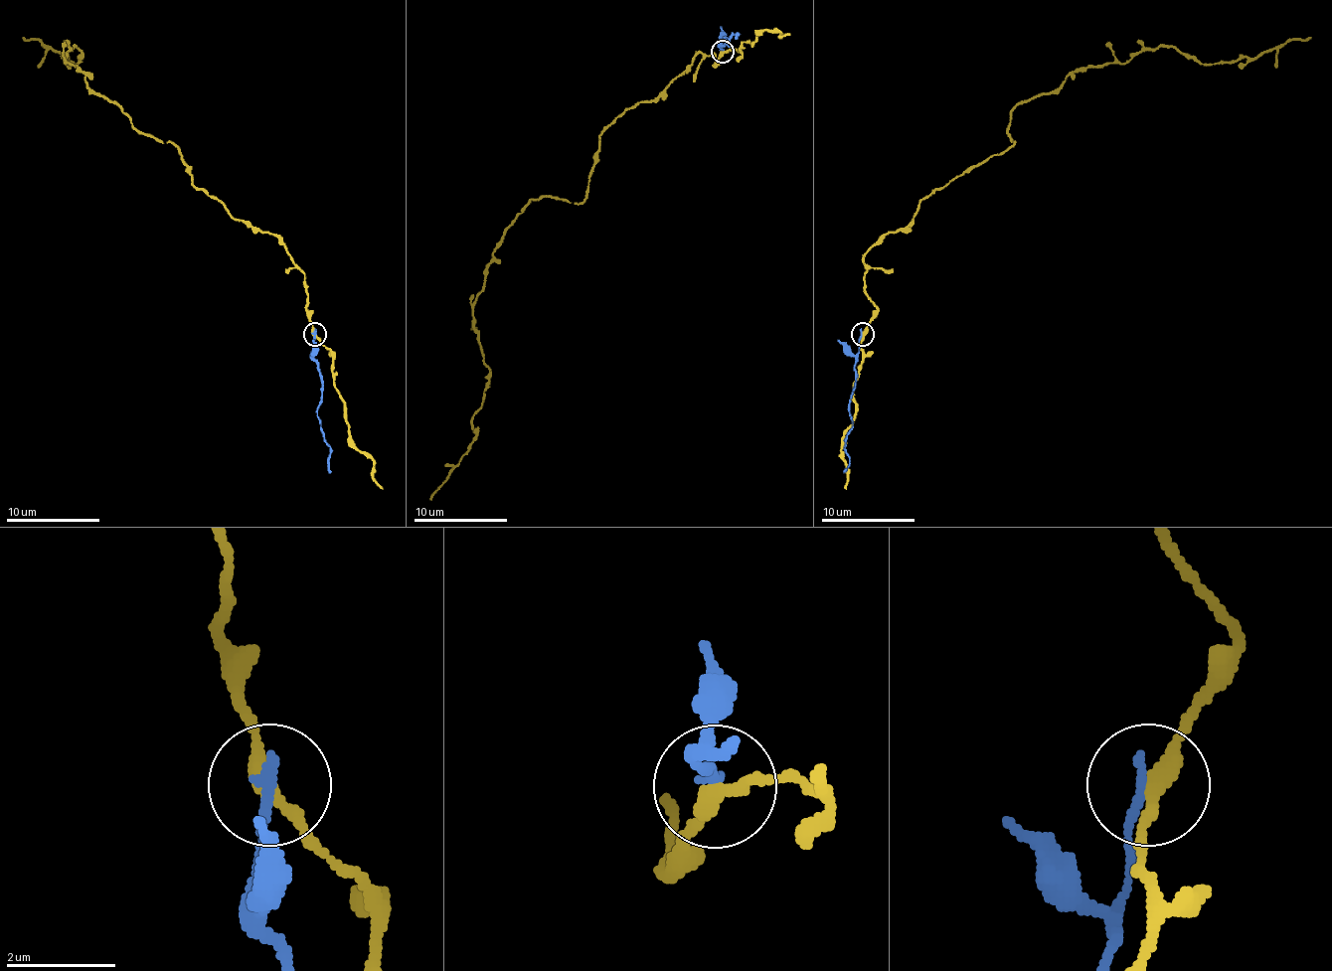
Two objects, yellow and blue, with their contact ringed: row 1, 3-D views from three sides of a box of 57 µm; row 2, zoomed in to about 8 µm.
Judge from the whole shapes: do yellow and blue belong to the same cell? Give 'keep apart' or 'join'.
keep apart

